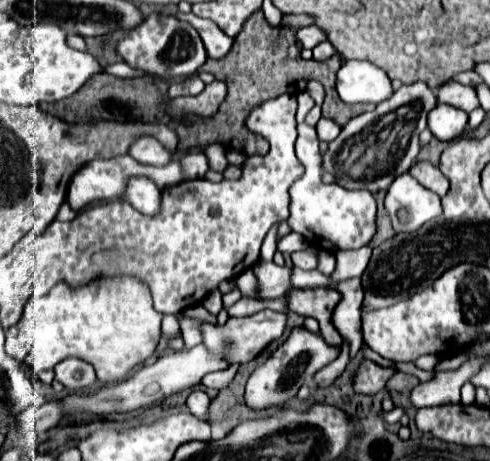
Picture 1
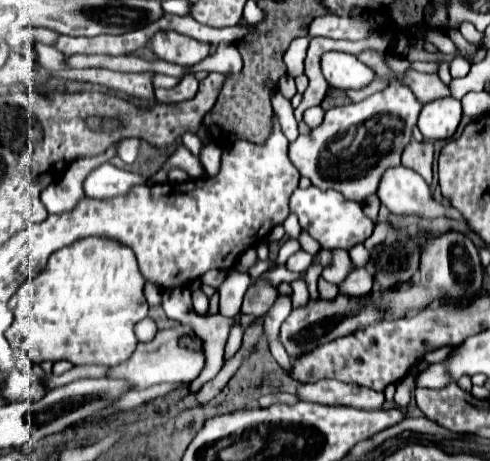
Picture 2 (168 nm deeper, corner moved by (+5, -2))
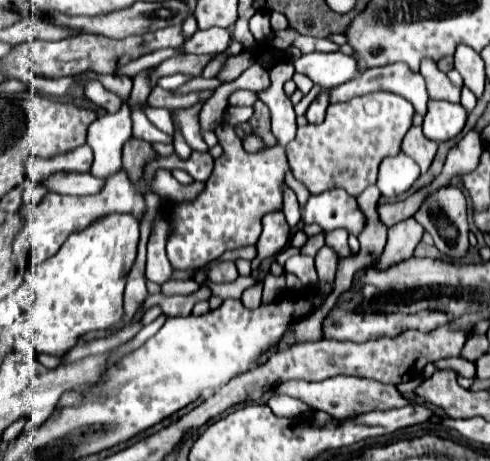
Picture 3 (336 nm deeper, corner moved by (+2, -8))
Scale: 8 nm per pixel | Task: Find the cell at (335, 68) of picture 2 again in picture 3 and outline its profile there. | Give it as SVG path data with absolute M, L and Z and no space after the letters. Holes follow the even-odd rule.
M311 52L293 62L295 70L309 76L315 84L331 90L361 74L357 60L343 52Z

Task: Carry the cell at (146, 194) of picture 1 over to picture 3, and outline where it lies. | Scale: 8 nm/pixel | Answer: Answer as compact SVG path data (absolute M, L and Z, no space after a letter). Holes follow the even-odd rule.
M57 172L49 180L45 180L41 186L45 186L51 192L57 194L69 194L69 196L93 196L101 192L101 186L105 186L105 178L95 178L93 174L79 174L79 172Z

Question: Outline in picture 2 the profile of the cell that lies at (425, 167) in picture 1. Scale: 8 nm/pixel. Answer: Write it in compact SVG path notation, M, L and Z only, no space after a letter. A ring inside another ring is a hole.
M412 140L402 152L402 164L416 170L430 184L432 182L432 156L434 156L432 142Z

